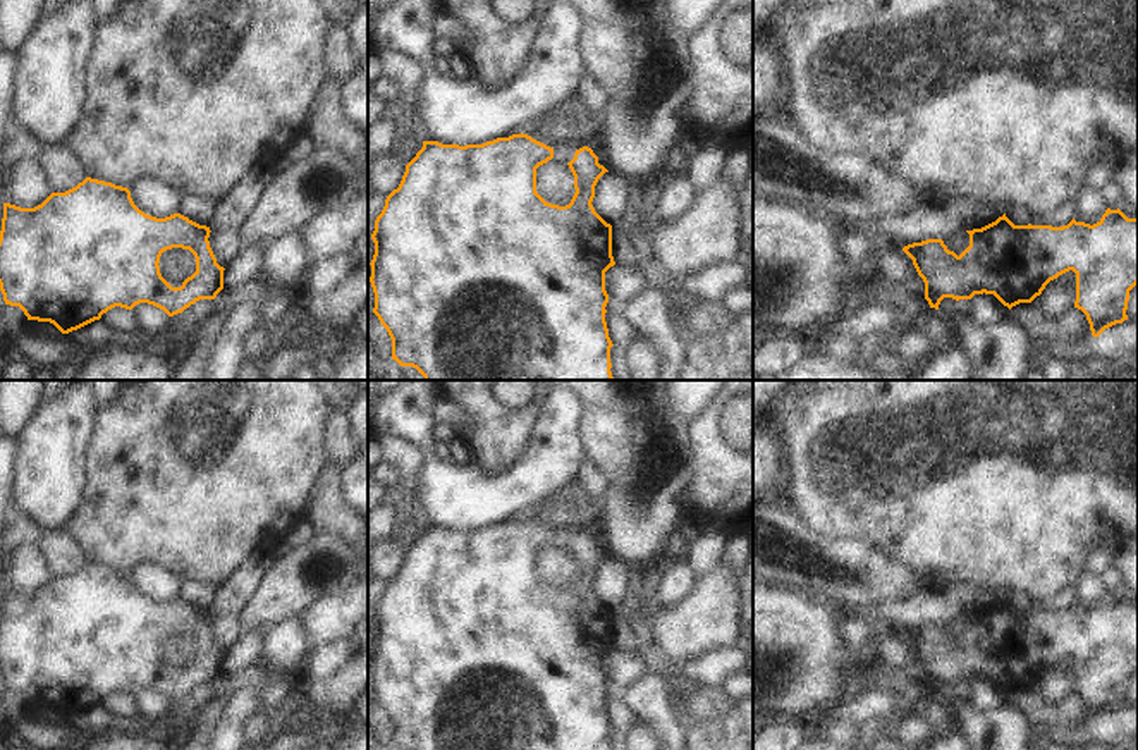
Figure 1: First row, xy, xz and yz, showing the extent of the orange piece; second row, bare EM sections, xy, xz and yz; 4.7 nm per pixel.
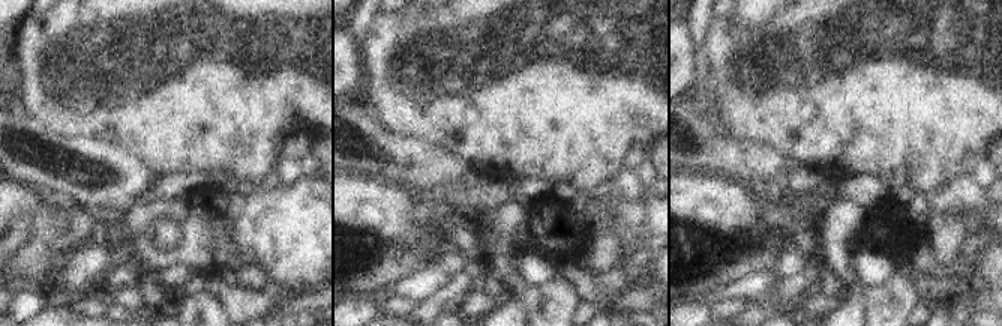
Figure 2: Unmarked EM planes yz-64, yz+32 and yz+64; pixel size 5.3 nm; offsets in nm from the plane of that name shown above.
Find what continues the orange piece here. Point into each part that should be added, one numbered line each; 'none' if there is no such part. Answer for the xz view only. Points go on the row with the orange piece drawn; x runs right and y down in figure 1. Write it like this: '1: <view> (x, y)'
none

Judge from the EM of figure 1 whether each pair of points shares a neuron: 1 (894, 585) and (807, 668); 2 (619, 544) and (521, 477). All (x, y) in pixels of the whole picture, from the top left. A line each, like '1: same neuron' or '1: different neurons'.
1: different neurons
2: different neurons

